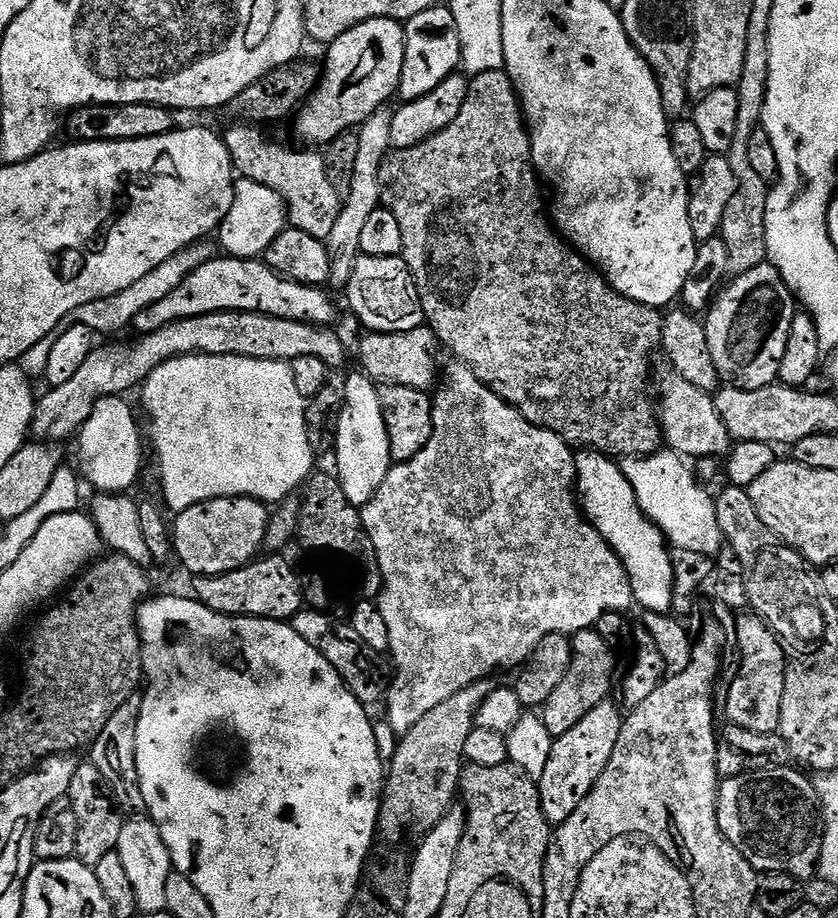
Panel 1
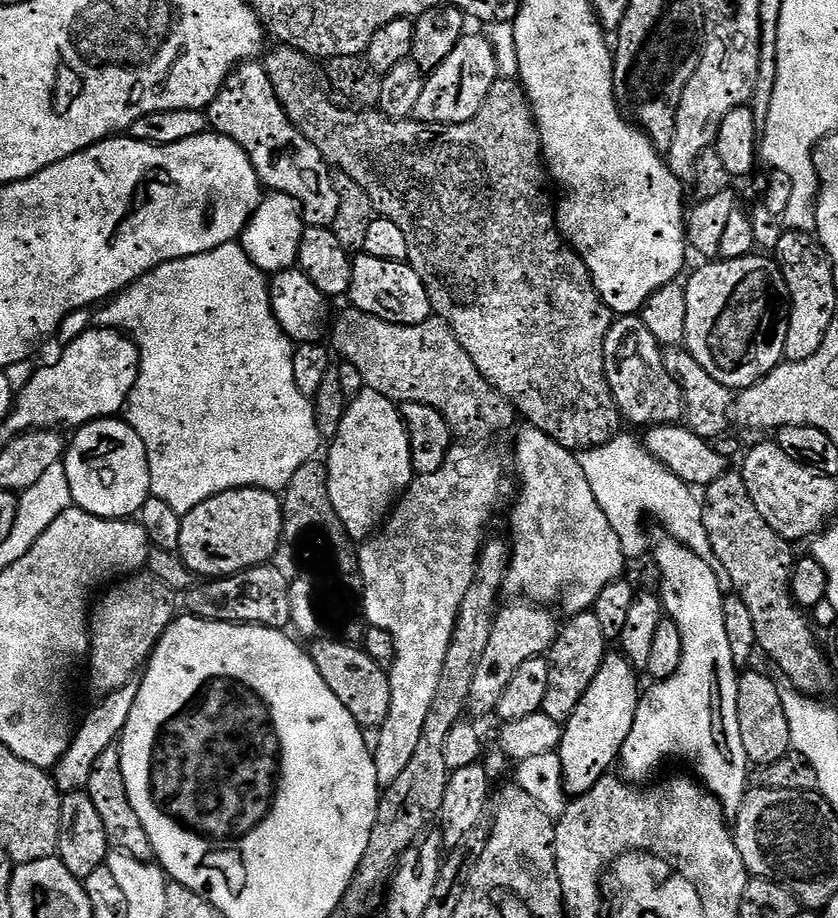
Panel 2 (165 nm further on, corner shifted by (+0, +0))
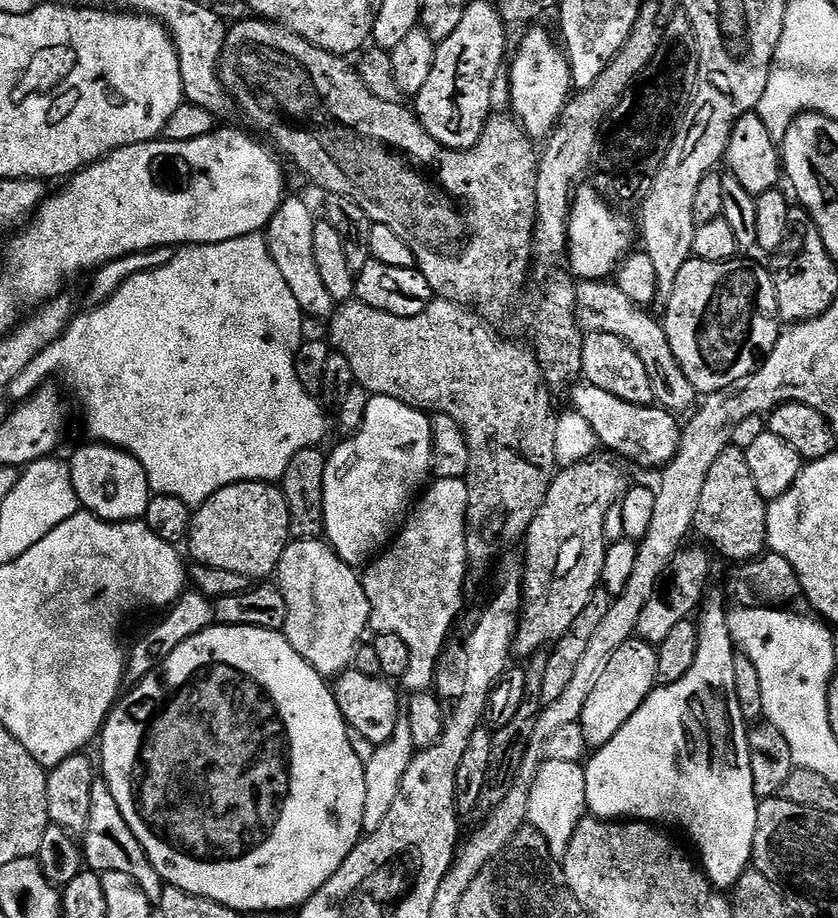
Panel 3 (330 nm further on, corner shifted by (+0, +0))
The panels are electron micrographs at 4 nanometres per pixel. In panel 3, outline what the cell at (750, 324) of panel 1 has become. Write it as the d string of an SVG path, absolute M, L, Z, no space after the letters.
M743 258L722 262L688 260L686 266L678 270L678 282L674 282L666 308L668 313L662 316L662 323L666 338L670 338L670 350L674 350L674 356L682 366L682 374L690 378L700 394L717 392L757 372L774 350L782 331L773 273Z

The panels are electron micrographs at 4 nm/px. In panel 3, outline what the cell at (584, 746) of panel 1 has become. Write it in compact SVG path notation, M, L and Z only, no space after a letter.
M633 638L614 653L606 670L602 670L602 678L594 686L590 698L586 698L586 706L582 706L582 714L579 723L582 726L582 734L586 738L589 749L595 750L606 746L626 722L638 711L638 706L646 702L646 698L657 687L658 681L658 654L656 648L647 644L645 640Z

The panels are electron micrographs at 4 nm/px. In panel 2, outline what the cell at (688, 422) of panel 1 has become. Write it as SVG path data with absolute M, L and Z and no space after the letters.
M639 315L613 319L604 339L604 373L621 417L632 424L655 426L685 419L684 395L675 376L666 370L662 345Z

